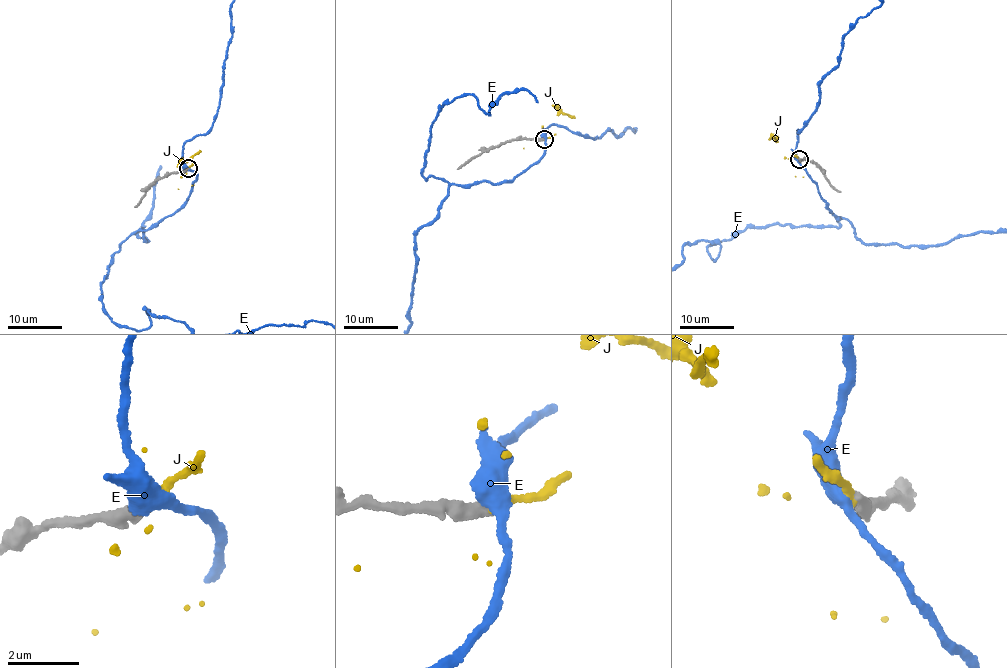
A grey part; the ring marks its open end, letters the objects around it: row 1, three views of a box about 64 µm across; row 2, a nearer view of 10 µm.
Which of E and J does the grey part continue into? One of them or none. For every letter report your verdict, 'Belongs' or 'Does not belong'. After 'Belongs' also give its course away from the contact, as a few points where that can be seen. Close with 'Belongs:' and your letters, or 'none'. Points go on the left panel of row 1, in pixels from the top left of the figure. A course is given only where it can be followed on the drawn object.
E: Does not belong
J: Does not belong
Belongs: none

